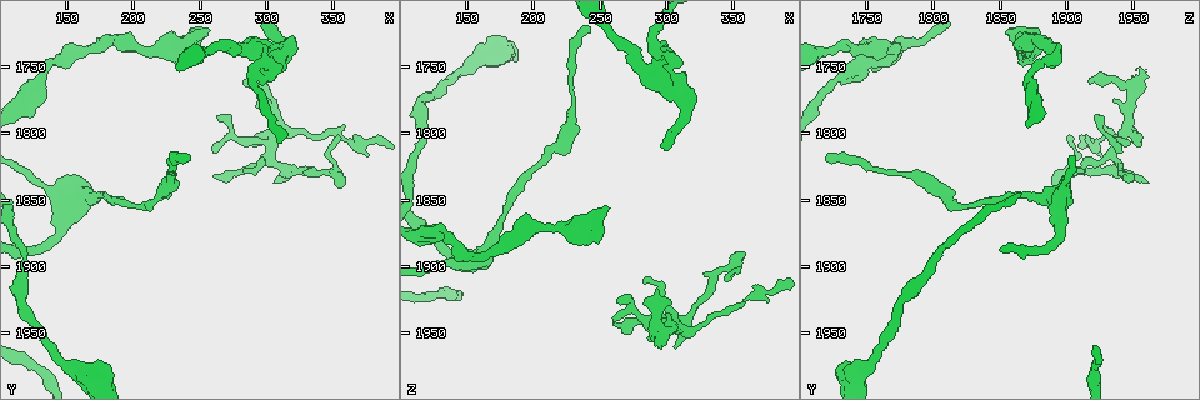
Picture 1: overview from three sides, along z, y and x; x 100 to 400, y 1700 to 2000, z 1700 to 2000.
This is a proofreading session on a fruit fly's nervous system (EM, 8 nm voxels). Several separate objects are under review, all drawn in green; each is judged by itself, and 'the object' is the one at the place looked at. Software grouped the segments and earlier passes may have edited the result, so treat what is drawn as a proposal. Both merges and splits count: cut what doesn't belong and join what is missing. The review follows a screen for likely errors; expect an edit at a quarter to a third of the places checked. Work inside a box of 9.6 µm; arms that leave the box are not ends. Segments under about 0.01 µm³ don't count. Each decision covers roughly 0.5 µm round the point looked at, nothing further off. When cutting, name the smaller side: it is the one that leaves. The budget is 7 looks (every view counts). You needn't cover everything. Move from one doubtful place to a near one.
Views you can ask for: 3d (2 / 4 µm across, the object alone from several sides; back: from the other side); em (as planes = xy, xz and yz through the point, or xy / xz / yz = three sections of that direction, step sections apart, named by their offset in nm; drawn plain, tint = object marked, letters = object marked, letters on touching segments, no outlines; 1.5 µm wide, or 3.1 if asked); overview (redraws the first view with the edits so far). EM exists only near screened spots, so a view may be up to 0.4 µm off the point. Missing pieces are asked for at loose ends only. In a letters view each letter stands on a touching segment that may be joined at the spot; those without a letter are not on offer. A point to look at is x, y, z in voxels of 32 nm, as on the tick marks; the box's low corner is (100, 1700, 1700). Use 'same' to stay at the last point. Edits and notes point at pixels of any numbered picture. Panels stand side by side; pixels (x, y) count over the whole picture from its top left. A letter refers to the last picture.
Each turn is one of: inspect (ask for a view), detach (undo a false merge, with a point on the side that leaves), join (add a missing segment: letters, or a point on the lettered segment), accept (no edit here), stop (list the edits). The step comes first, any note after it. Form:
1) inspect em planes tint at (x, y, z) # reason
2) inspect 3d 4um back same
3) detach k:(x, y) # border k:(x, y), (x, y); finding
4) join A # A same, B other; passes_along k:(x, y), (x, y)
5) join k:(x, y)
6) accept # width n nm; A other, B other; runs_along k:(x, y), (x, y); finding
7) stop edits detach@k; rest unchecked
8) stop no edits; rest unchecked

inspect em planes letters at (282, 1828, 1912) # free end

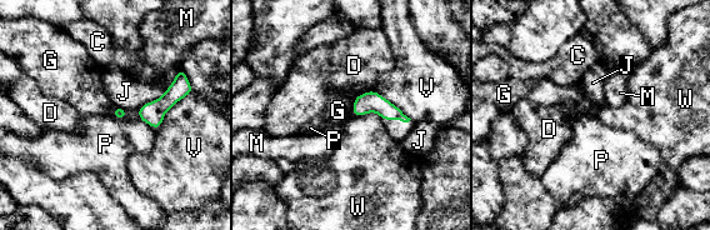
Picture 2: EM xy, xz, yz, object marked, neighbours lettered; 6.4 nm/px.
accept # C other, D other, G other, J other, M other, P other, V other, W other; border 2:(355, 96), (351, 115); no lettered segment goes on from it

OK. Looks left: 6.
inspect em planes plain at (216, 1852, 1810) # sudden change in width

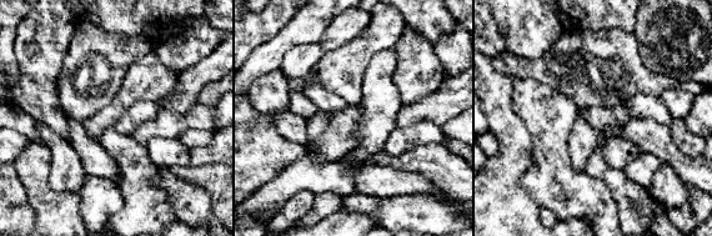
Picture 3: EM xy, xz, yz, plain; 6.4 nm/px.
inspect em planes tint same # with the object marked

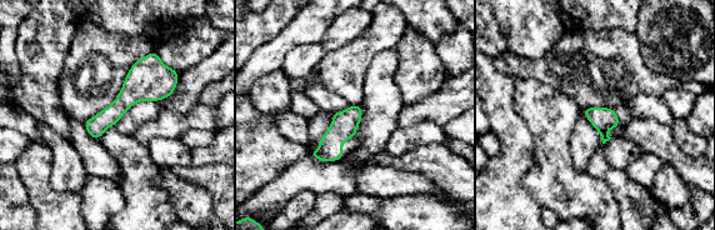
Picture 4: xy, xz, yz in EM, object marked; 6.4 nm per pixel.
inspect em planes letters same

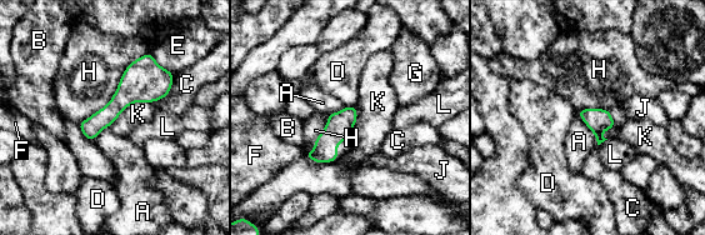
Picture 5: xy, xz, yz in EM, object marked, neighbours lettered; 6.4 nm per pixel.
accept # longest_contact H 650 nm; A other, B other, C other, D other, E other, F other, G other, H other, J other, K other, L other; one cell here

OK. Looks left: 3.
inspect em planes plain at (244, 1820, 1722) # long arm stops here

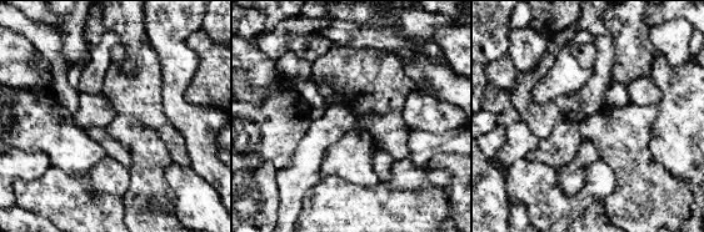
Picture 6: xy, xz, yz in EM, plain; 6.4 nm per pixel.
inspect em planes letters same

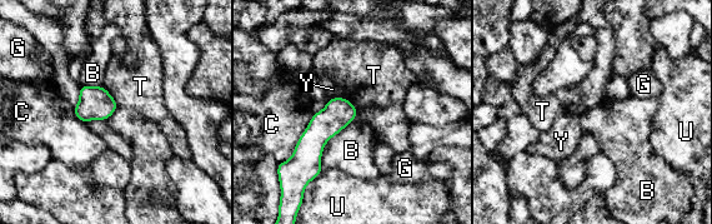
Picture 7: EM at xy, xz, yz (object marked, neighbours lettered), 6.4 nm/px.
accept # B other, C other, G other, T other, U other, Y other; border 7:(359, 110), (326, 143), (321, 170); none of them fits

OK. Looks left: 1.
stop no edits; rest unchecked

